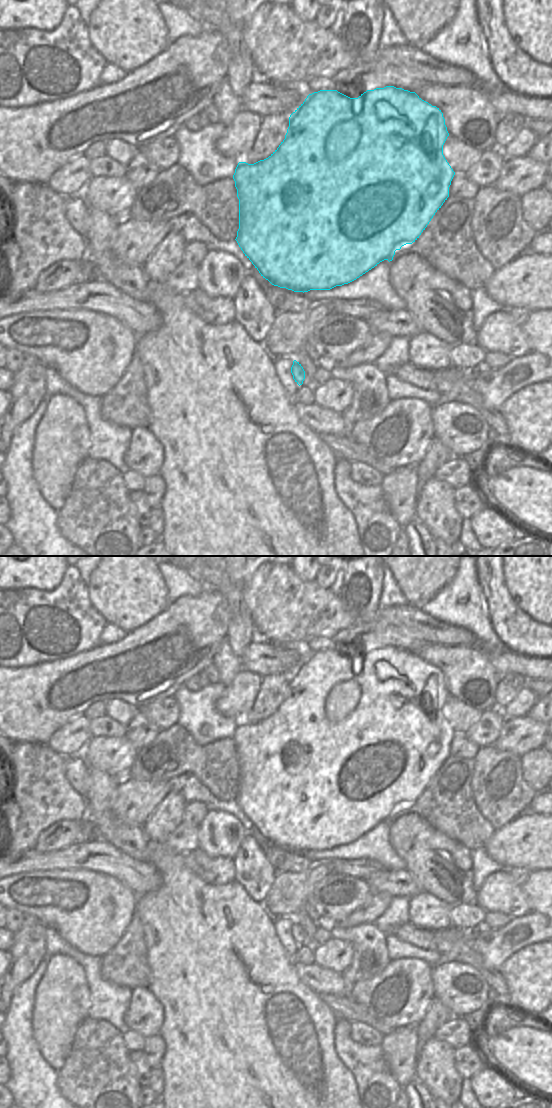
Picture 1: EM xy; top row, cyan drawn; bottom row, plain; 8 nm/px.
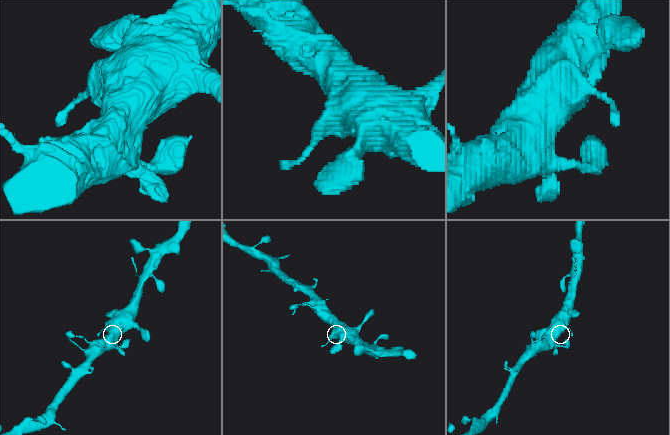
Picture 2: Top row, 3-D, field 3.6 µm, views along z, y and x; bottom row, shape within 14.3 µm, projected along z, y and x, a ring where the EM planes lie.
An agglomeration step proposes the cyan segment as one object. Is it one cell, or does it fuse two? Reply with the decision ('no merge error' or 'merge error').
no merge error

